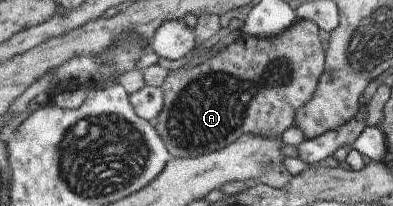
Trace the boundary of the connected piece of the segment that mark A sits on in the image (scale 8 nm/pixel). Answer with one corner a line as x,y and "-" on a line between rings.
312,20
298,21
282,35
262,39
242,34
222,52
194,67
174,70
162,84
165,106
155,119
156,129
175,158
196,157
229,146
241,135
281,137
296,122
296,114
317,92
326,69
326,51
321,42
321,27

